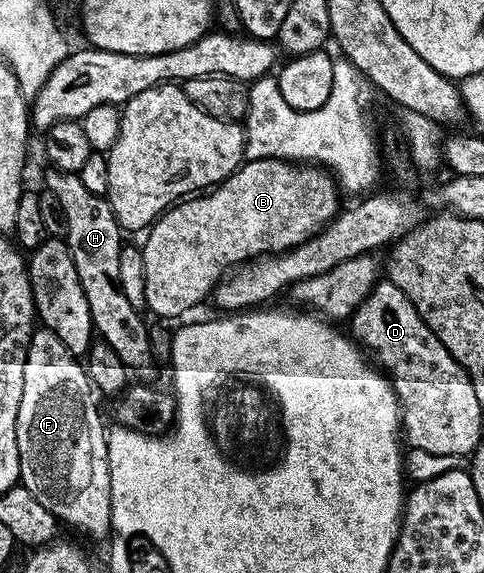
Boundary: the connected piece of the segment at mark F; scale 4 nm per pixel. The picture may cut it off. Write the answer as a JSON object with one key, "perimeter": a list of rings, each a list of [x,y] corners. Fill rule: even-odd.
{"perimeter":[[[43,326],[35,329],[23,366],[22,399],[16,423],[20,484],[46,510],[54,513],[57,521],[100,538],[107,537],[111,531],[112,503],[107,429],[102,424],[93,395],[94,387],[85,367],[66,350],[58,336]]]}

